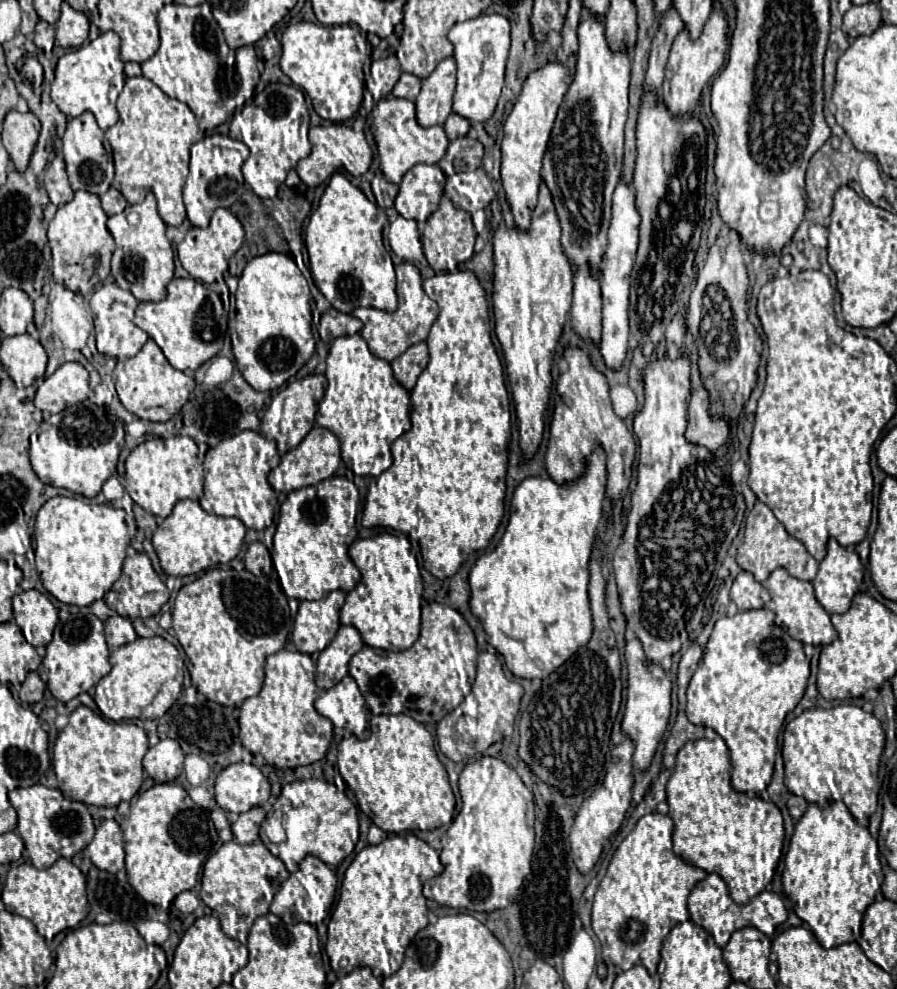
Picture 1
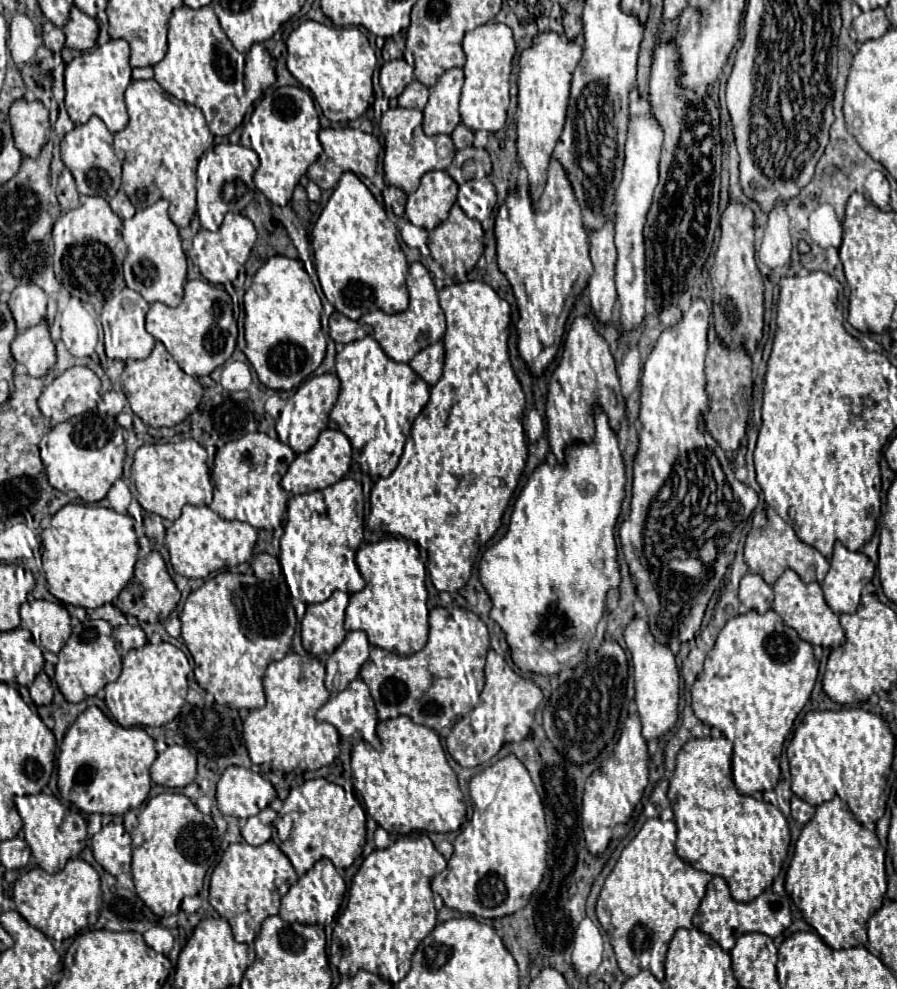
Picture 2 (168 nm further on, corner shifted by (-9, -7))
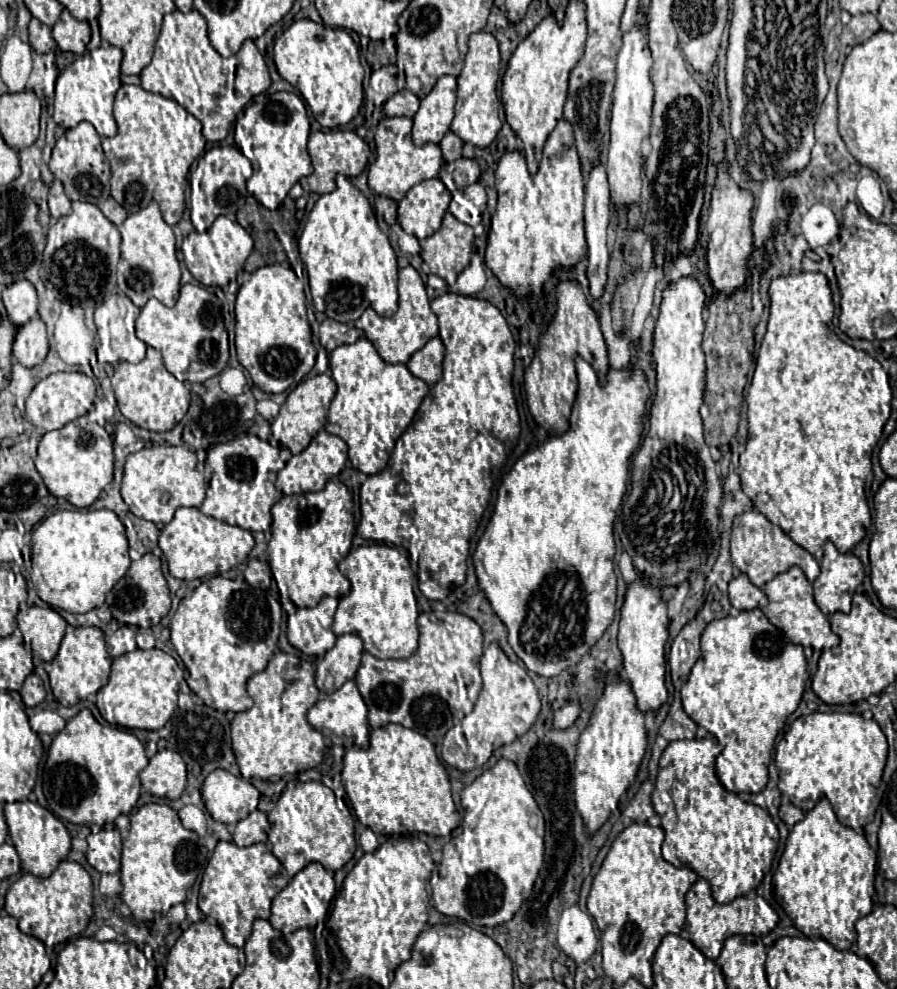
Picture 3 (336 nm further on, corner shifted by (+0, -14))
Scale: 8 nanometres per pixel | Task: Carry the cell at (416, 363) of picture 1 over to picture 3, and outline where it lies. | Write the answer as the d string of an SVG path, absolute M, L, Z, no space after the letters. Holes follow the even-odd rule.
M434 336L426 342L422 350L412 354L406 366L414 376L422 378L428 386L434 386L442 378L442 360L444 360L444 344L440 336Z

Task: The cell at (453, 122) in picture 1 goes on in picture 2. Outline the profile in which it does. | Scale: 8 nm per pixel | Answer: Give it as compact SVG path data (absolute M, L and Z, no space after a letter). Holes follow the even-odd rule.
M459 123L455 127L455 131L451 133L451 139L453 139L453 143L455 143L457 149L465 149L465 147L473 145L473 131L469 127L465 127L463 123Z

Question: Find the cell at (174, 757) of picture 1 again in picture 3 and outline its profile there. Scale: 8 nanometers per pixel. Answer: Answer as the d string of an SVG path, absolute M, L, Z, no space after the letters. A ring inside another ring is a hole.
M162 750L140 772L140 782L156 798L178 800L186 788L186 764L178 752Z

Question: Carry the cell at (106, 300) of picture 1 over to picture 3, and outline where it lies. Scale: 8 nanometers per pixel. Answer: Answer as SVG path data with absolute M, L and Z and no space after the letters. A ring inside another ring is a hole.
M124 292L112 294L102 306L96 308L94 322L96 322L98 338L100 338L98 362L102 362L102 364L118 364L118 362L136 364L146 356L146 344L142 340L138 340L138 336L134 334L134 322L138 318L138 314L140 314L140 308L136 308Z

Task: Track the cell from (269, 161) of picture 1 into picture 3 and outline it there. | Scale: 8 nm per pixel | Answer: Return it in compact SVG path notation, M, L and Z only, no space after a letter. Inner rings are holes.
M294 92L262 94L245 108L235 124L235 144L250 160L252 178L248 180L248 192L268 210L276 210L286 198L288 190L304 176L312 172L310 156L306 150L310 134L310 120L304 100Z

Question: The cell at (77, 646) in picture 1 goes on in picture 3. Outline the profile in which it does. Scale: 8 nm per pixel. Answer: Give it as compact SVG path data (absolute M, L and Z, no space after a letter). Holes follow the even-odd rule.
M68 628L58 656L52 660L52 670L48 672L50 676L50 686L56 696L56 700L62 706L74 706L80 700L86 700L90 694L96 694L110 676L110 664L112 658L106 650L104 642L104 632L100 628Z

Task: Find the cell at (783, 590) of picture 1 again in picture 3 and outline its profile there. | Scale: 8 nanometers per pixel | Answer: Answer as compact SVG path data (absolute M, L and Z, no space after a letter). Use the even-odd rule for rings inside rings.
M792 566L788 572L778 574L774 580L770 580L764 586L764 592L768 596L768 606L764 608L766 618L776 628L780 628L794 644L812 646L812 648L818 648L818 650L838 646L840 638L838 638L838 634L834 634L830 630L828 616L822 614L822 610L816 606L814 594L812 594L812 584L808 582L808 578L804 576L804 572L798 566Z

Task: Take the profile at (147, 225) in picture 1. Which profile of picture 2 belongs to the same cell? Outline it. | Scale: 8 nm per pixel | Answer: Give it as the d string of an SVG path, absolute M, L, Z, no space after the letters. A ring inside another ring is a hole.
M159 199L151 207L135 213L135 217L123 221L123 241L127 243L127 259L123 263L125 283L129 289L141 293L149 303L163 303L177 307L183 299L183 285L187 279L187 257L183 253L181 237L177 227L167 215L169 203Z

